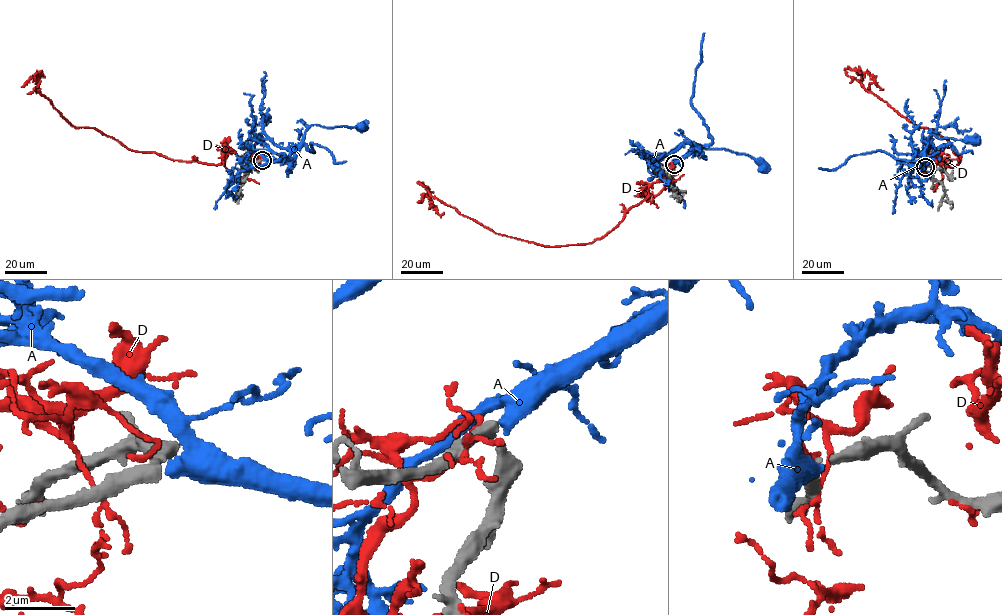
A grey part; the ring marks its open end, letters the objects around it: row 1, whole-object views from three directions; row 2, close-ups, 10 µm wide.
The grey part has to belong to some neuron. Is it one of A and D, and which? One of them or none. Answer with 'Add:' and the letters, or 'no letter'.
Add: A

